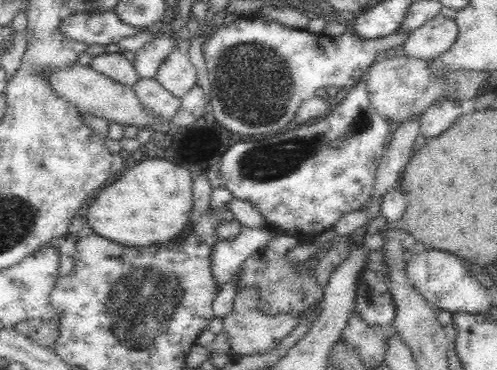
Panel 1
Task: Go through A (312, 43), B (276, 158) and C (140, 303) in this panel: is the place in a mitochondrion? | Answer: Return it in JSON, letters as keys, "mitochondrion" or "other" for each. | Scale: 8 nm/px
{"A":"other","B":"mitochondrion","C":"mitochondrion"}

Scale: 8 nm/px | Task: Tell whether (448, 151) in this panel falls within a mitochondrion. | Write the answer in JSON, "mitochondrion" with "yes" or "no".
{"mitochondrion":"no"}

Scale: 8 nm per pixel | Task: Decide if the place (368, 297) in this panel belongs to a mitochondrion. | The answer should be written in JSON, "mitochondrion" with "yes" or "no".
{"mitochondrion":"yes"}

